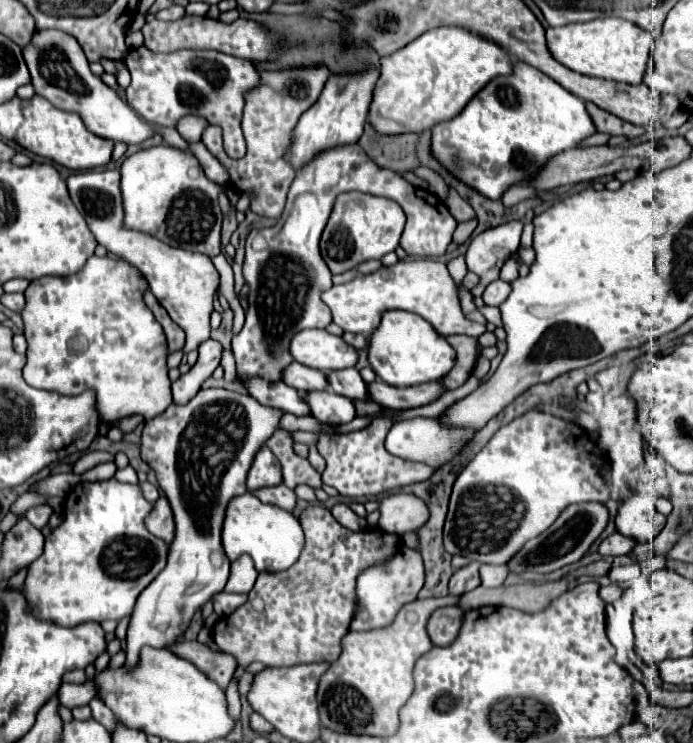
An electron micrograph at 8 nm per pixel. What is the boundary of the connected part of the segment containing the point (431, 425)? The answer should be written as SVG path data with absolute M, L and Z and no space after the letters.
M412 418L392 426L386 438L386 450L398 458L416 460L430 464L432 468L440 468L442 464L450 462L470 438L472 438L470 430L448 430L446 426L440 426L436 418Z

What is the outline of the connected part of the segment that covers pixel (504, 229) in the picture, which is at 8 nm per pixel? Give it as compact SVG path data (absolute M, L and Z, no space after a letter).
M512 220L508 224L490 228L478 234L466 252L468 270L480 276L478 290L482 292L492 280L498 278L502 264L518 250L520 234L524 224L520 220Z

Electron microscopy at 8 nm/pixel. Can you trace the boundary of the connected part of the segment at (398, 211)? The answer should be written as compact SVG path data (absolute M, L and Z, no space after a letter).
M344 192L336 198L332 216L324 228L320 240L320 252L332 274L354 270L366 260L380 260L388 252L394 252L404 230L402 208L388 198L368 196L360 192Z

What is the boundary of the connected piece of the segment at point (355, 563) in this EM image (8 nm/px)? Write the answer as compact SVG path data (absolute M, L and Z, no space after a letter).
M322 506L306 508L300 516L302 530L306 534L306 548L300 560L286 572L264 572L258 574L258 580L254 588L248 594L248 602L240 606L230 616L224 616L216 622L212 630L212 638L216 646L222 652L236 654L238 670L228 684L226 698L230 702L230 712L234 716L240 716L240 694L236 694L238 678L246 672L246 668L252 662L262 662L266 666L296 666L296 664L310 664L310 662L334 662L342 652L342 638L348 634L350 620L356 612L356 576L372 566L374 562L384 562L392 554L400 550L400 538L396 534L388 534L380 528L364 530L364 532L352 532L344 526L340 526L330 510Z

